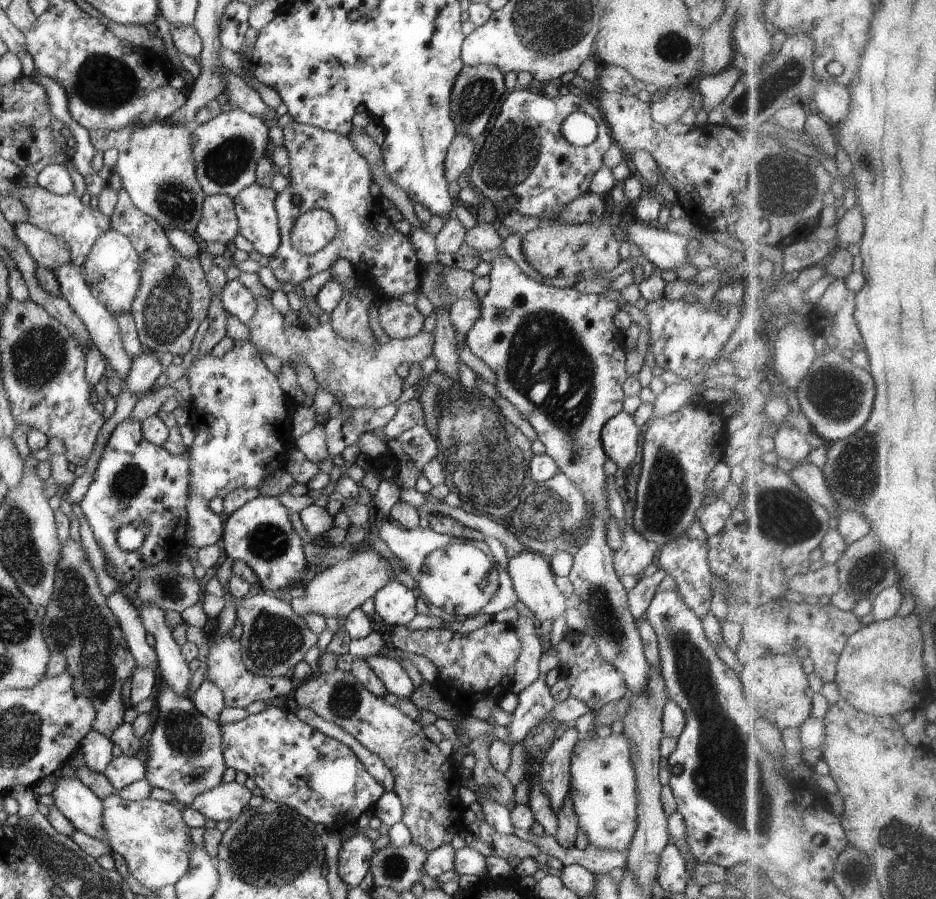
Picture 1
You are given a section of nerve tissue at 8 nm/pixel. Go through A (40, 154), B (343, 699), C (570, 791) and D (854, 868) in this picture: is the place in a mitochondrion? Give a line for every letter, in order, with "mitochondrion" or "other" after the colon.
A: other
B: mitochondrion
C: other
D: mitochondrion

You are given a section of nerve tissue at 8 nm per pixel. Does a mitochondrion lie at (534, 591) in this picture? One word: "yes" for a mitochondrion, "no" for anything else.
no

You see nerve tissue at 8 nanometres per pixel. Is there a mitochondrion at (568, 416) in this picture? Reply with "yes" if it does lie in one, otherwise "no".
yes

